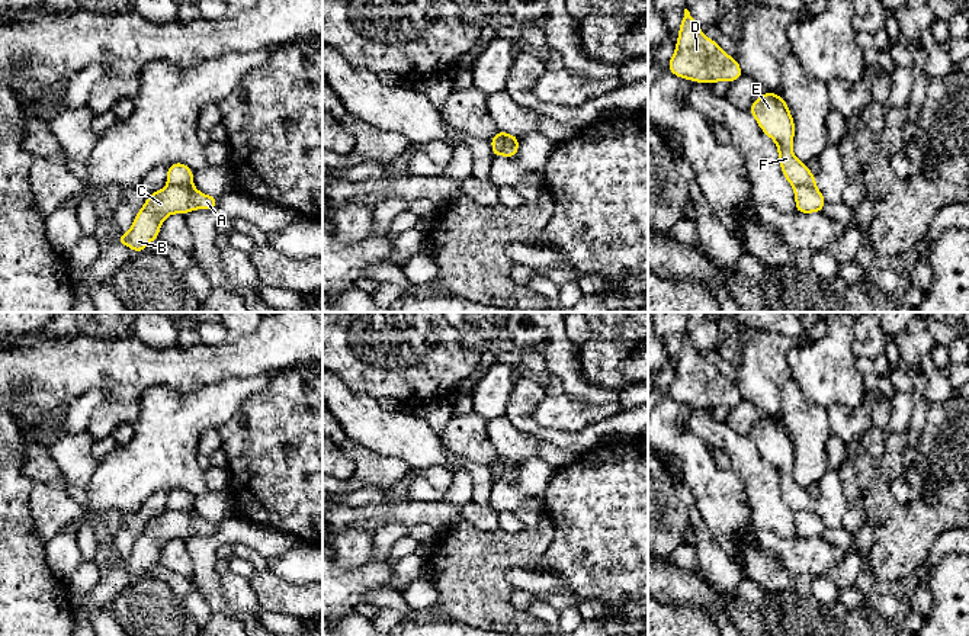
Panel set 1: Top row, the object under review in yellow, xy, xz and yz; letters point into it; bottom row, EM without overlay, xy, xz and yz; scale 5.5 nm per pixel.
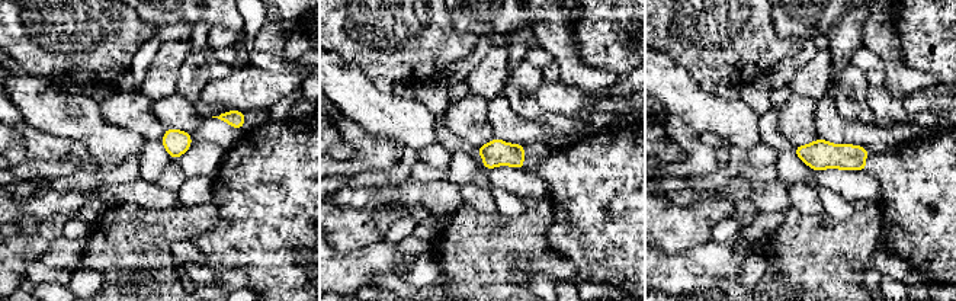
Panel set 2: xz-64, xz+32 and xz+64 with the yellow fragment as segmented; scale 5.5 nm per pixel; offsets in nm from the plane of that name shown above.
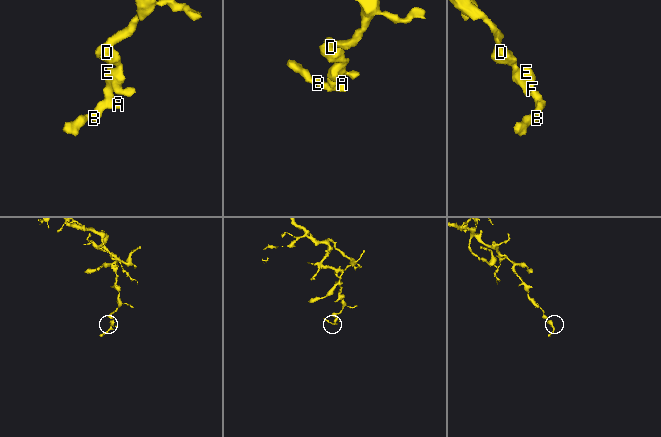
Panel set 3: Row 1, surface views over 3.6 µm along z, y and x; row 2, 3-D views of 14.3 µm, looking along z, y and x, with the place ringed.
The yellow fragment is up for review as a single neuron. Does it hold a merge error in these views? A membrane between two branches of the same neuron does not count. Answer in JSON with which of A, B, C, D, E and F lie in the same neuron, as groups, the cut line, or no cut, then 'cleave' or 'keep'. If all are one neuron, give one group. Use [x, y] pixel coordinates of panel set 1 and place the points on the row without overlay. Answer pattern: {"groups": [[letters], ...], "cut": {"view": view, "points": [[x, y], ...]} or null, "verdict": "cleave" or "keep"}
{"groups": [["A", "B", "C"], ["D", "E", "F"]], "cut": {"view": "xy", "points": [[169, 508], [191, 511]]}, "verdict": "cleave"}

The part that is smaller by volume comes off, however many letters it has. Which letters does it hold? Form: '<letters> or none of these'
A, B, C

